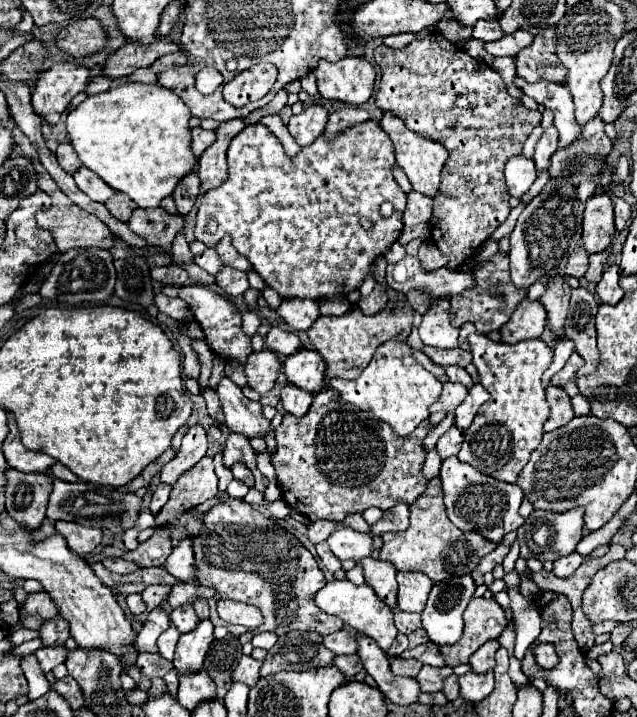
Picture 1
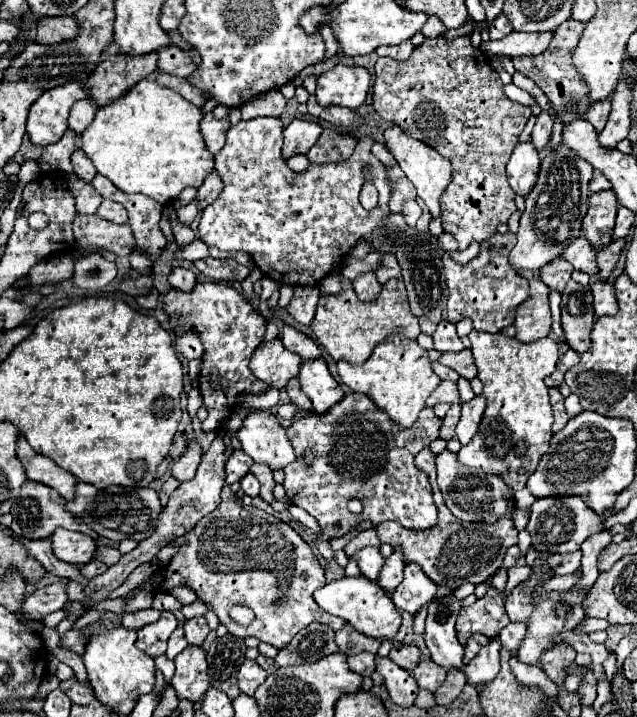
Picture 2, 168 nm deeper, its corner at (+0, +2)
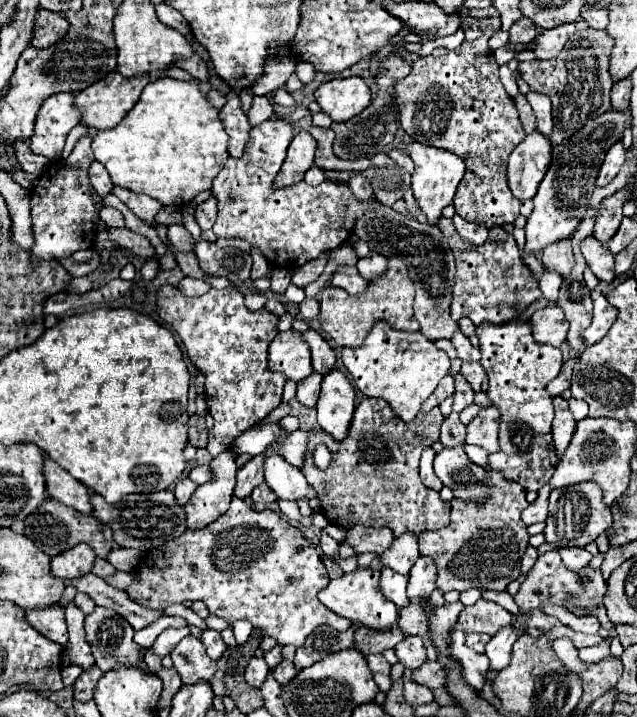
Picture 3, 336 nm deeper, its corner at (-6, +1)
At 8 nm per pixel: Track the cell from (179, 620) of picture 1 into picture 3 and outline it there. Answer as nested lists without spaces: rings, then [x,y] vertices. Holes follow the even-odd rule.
[[[206,629],[206,631],[202,633],[202,643],[204,643],[208,655],[210,655],[214,661],[218,661],[218,659],[224,655],[224,651],[226,651],[226,643],[222,641],[220,633],[214,631],[214,629]]]

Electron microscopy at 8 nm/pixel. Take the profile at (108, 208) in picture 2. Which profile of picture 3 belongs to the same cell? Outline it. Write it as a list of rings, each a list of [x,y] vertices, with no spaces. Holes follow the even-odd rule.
[[[102,207],[100,209],[100,219],[108,225],[108,227],[124,227],[124,217],[118,209],[114,207]]]

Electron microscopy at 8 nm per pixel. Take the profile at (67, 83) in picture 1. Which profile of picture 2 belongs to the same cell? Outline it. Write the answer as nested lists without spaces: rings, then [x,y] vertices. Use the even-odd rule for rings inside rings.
[[[66,82],[62,86],[46,90],[30,106],[26,124],[30,140],[40,146],[58,142],[68,128],[68,114],[72,104],[80,98],[86,98],[88,94],[88,88],[80,82]]]

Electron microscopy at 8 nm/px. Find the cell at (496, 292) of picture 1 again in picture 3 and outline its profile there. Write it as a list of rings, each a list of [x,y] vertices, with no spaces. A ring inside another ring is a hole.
[[[440,217],[436,225],[446,235],[446,239],[452,239],[450,243],[454,245],[456,275],[454,275],[454,291],[450,303],[450,315],[454,321],[468,317],[472,319],[474,325],[480,325],[482,321],[500,325],[514,319],[520,311],[524,311],[532,301],[536,301],[542,295],[538,279],[524,265],[512,233],[504,231],[502,227],[494,227],[490,229],[488,241],[484,245],[474,245],[454,235],[452,219]]]

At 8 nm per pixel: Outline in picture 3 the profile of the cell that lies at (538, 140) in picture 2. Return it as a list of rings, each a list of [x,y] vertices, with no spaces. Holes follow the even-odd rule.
[[[530,91],[526,95],[526,99],[528,99],[528,103],[534,109],[538,131],[544,133],[544,135],[550,135],[552,133],[552,107],[550,107],[550,99],[546,95],[534,93],[534,91]]]

